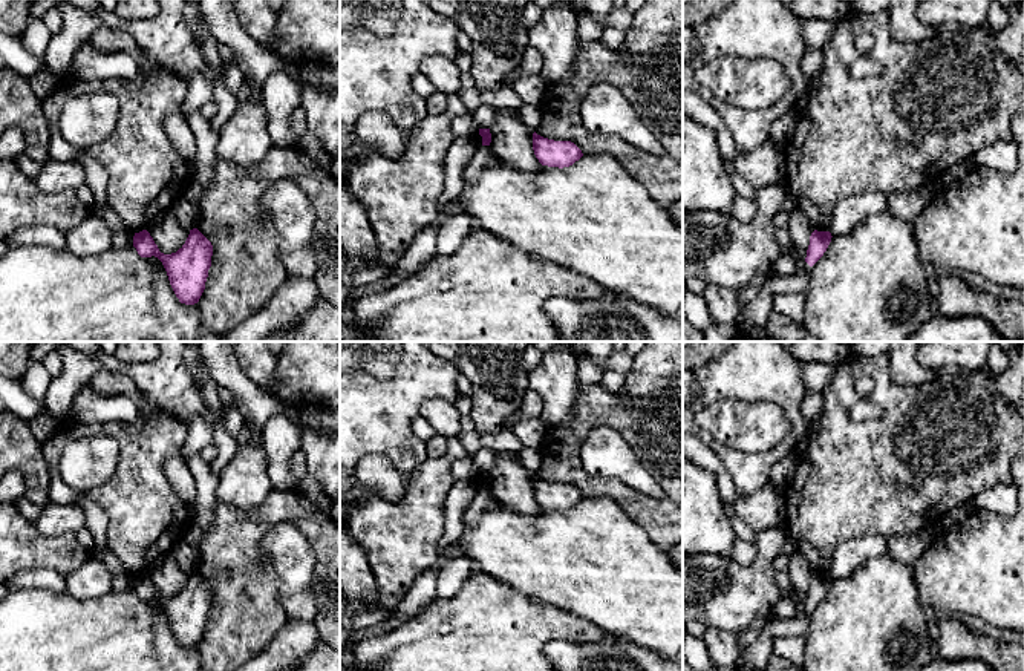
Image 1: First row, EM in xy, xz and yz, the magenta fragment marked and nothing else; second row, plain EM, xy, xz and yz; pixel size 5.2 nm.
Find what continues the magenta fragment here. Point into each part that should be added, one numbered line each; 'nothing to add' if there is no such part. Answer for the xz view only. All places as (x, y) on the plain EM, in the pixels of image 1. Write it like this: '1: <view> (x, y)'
nothing to add

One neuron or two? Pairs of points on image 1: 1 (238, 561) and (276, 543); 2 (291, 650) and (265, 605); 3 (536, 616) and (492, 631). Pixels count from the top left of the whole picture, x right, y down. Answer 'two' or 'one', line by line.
1: two
2: two
3: one

